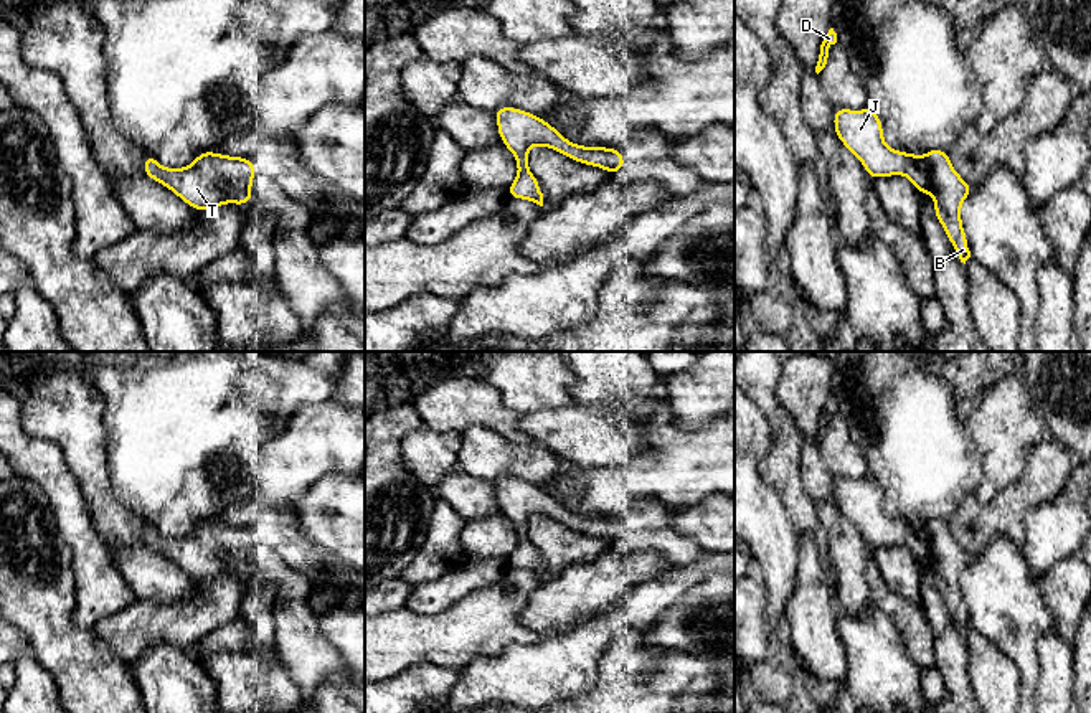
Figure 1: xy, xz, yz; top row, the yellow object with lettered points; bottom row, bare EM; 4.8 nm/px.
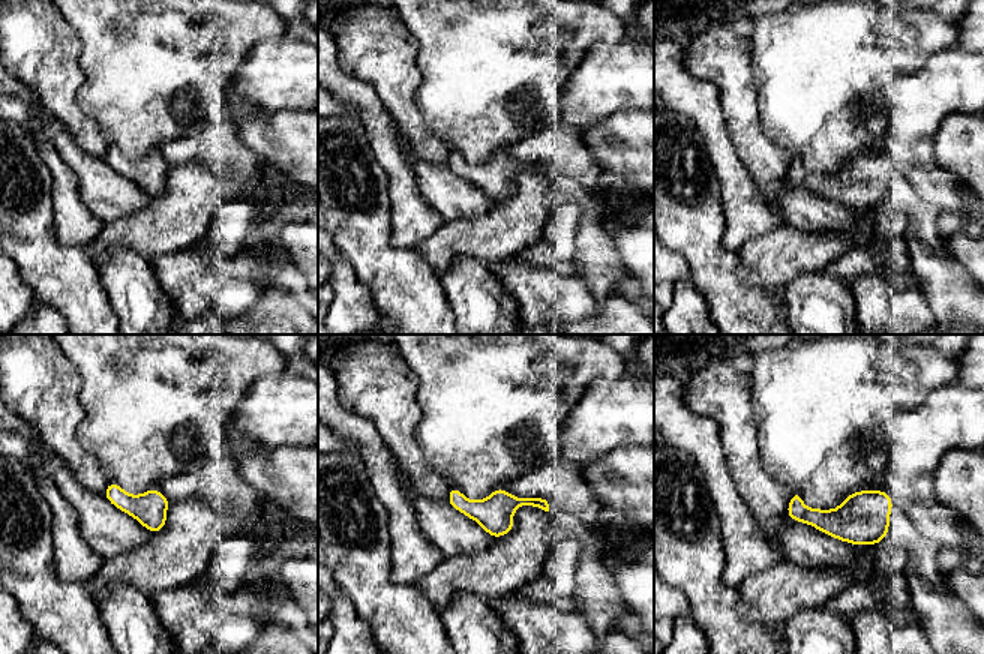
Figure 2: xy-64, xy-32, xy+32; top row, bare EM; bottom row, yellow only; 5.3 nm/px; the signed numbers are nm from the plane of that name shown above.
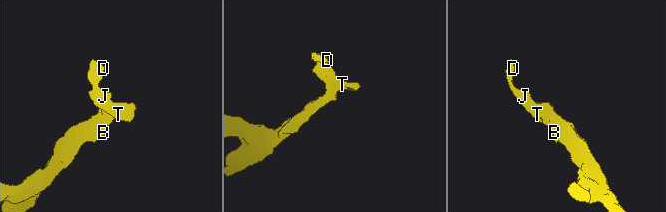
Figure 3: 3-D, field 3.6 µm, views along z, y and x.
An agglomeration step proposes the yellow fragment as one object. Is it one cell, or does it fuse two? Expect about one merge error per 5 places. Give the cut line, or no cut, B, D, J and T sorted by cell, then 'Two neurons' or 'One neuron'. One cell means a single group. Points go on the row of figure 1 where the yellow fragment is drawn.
No split. Groups: B D J T. One neuron

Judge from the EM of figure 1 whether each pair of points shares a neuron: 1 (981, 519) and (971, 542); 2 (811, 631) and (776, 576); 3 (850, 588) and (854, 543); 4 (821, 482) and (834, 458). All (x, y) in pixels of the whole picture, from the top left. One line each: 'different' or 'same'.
1: same
2: different
3: same
4: different

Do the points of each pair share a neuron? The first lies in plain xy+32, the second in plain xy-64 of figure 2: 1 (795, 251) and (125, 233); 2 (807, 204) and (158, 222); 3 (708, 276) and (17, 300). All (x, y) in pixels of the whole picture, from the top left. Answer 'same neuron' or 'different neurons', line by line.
1: same neuron
2: different neurons
3: different neurons

